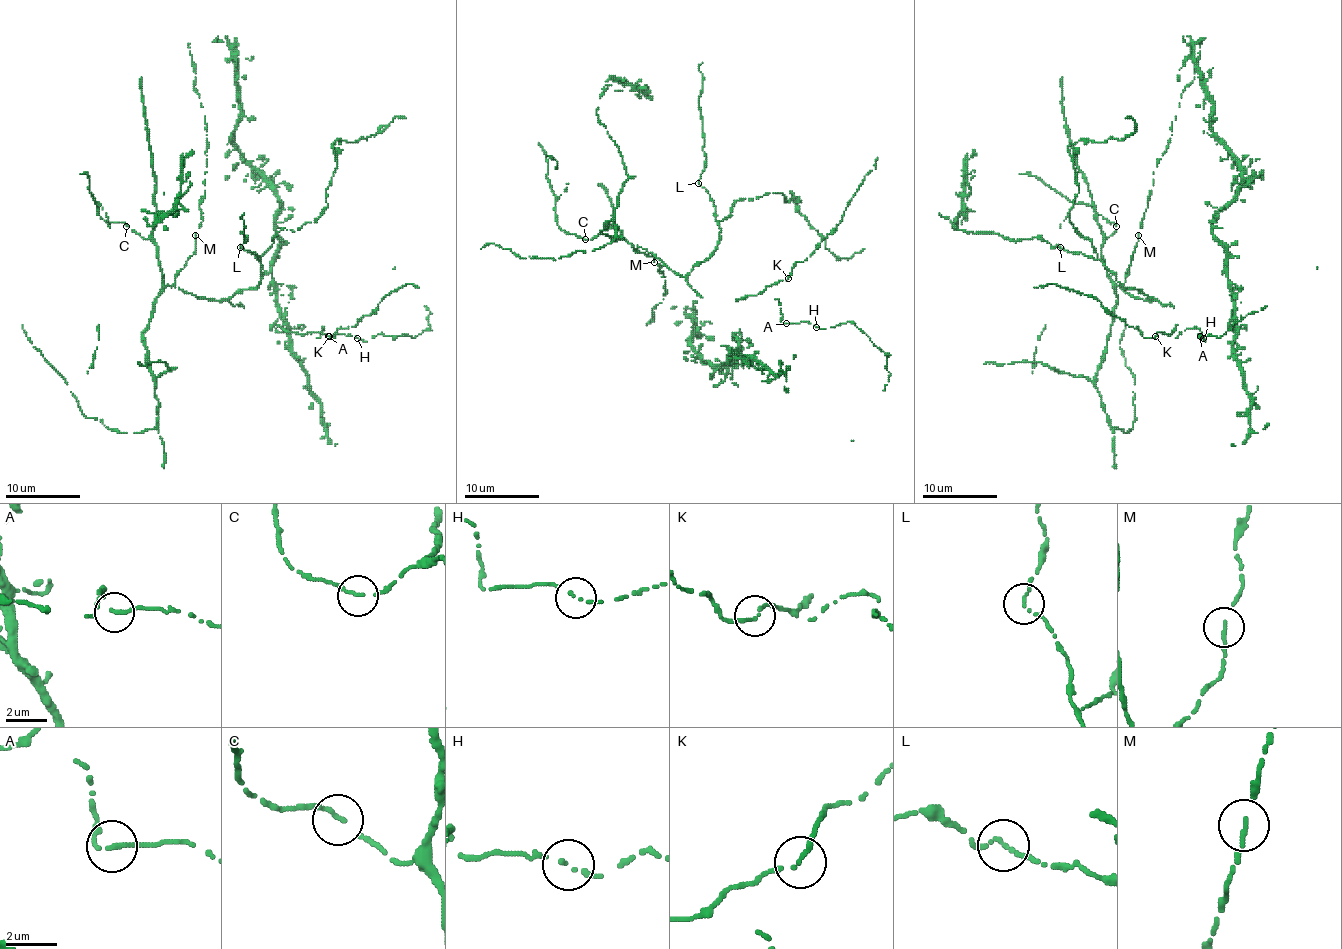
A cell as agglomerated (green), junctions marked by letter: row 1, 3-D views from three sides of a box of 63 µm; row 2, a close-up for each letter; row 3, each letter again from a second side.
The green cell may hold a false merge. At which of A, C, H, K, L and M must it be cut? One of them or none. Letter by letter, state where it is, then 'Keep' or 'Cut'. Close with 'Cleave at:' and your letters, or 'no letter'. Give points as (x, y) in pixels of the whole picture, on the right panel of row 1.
A: Place: (1200, 336). Keep
C: Place: (1116, 226). Keep
H: Place: (1203, 338). Keep
K: Place: (1155, 336). Keep
L: Place: (1060, 247). Keep
M: Place: (1138, 235). Keep
Cleave at: no letter

